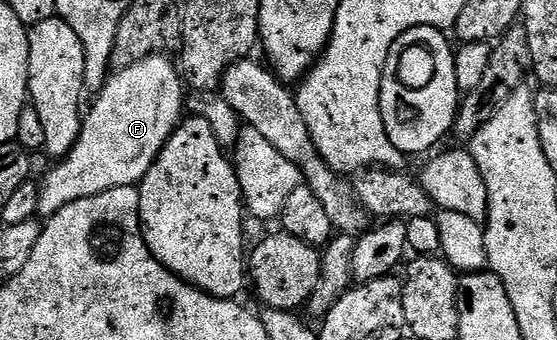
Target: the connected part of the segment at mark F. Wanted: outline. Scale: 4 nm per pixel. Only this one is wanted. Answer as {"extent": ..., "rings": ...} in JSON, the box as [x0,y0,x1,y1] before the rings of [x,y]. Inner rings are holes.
{"extent":[37,53,185,216],"rings":[[[152,53],[123,65],[116,75],[114,72],[94,99],[95,104],[92,105],[88,115],[86,112],[79,136],[71,151],[56,162],[59,164],[44,177],[43,187],[41,183],[38,188],[37,211],[40,216],[56,215],[65,205],[76,203],[78,199],[99,195],[102,191],[118,187],[134,187],[142,183],[160,148],[181,121],[185,111],[185,84],[172,60],[170,63],[163,53]]]}

